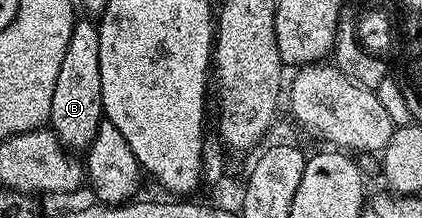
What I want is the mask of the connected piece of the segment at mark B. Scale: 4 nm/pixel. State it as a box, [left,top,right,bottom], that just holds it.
[48,21,104,151]

